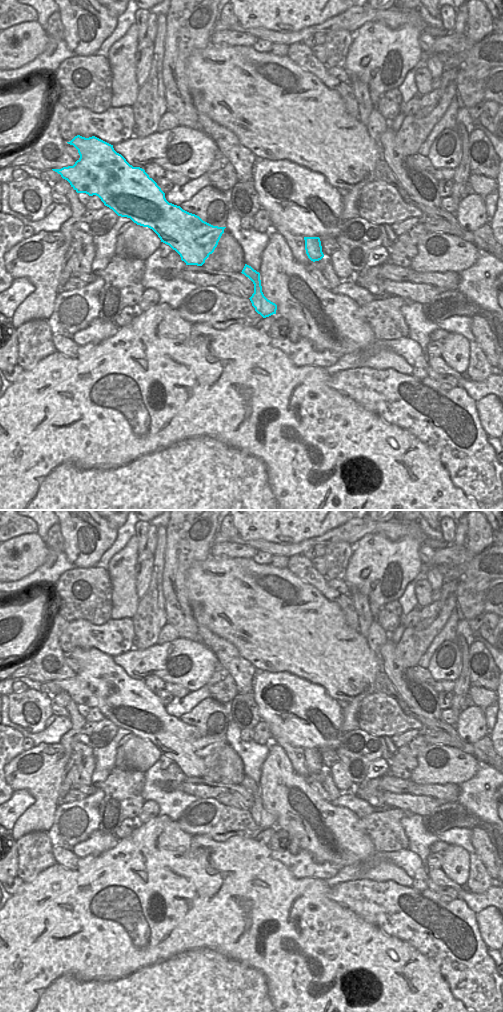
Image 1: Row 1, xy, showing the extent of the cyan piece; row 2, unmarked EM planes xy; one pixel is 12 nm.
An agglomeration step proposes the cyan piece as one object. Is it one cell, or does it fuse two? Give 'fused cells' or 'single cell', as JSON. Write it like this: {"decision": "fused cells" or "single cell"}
{"decision": "fused cells"}

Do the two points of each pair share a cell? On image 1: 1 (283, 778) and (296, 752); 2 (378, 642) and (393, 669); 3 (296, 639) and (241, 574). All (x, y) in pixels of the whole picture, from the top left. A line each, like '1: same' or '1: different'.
1: different
2: different
3: same

